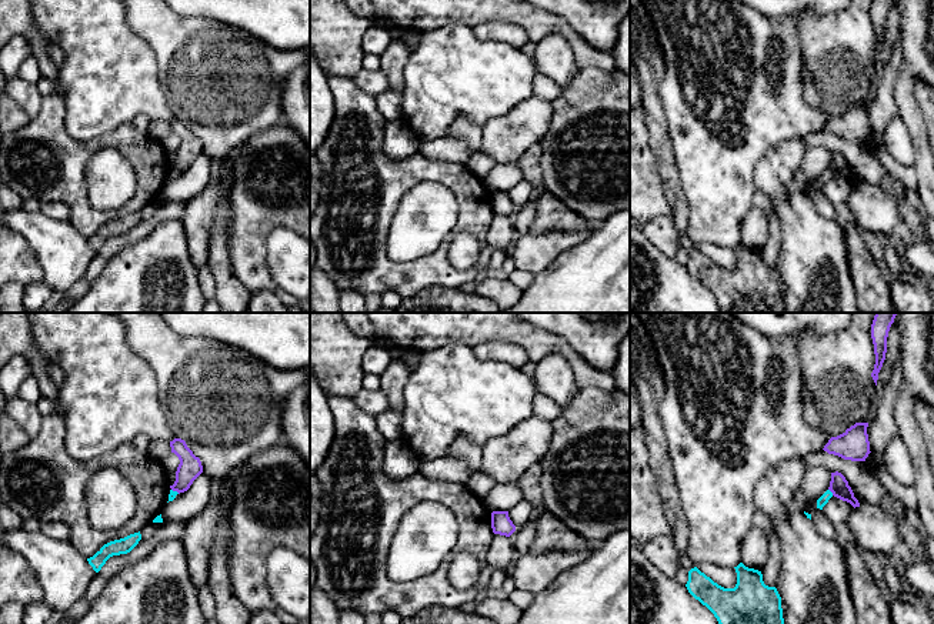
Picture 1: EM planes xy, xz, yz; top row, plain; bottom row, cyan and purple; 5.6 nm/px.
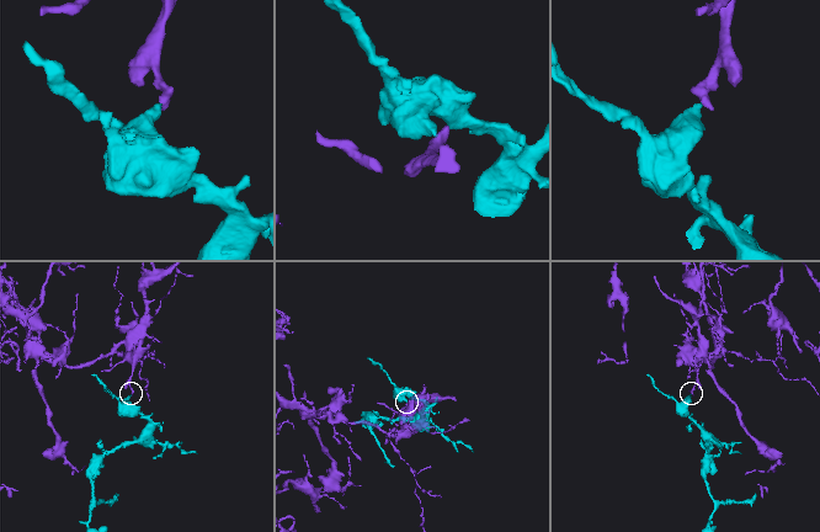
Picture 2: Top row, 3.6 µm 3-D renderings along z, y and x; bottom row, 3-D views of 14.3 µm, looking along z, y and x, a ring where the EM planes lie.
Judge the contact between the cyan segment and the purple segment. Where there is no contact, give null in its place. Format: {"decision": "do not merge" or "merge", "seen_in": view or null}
{"decision": "do not merge", "seen_in": "yz"}

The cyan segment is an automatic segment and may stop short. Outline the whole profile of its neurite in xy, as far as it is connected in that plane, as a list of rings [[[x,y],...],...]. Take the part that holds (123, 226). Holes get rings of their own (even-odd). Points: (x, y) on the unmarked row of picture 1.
[[[139,211],[124,218],[110,221],[104,224],[93,237],[87,238],[87,241],[93,250],[99,253],[110,237],[130,233],[140,220],[141,214]]]

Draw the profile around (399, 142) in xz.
[[[387,121],[383,130],[383,151],[391,160],[404,160],[418,153],[420,140],[400,121]]]

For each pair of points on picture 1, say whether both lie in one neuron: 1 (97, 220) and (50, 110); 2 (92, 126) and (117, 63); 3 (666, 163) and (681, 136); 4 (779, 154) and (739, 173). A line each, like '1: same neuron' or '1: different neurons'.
1: same neuron
2: same neuron
3: different neurons
4: different neurons

